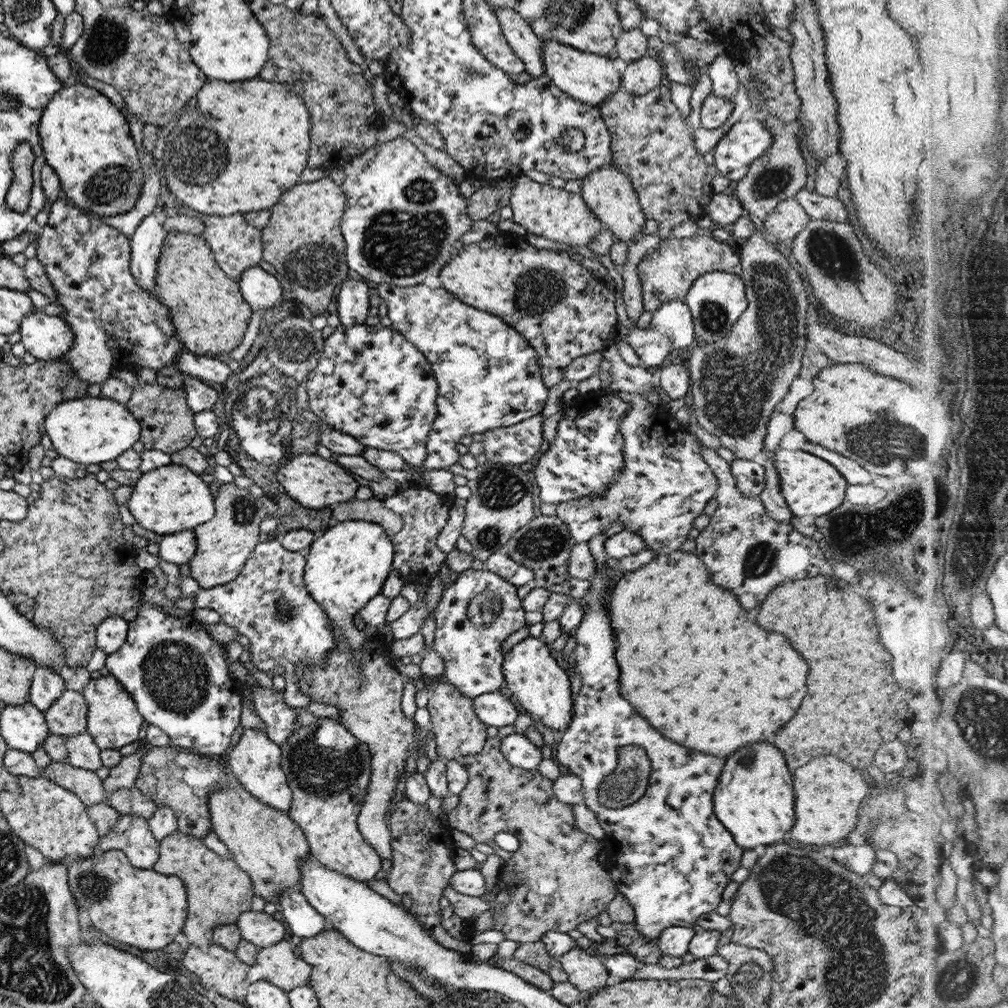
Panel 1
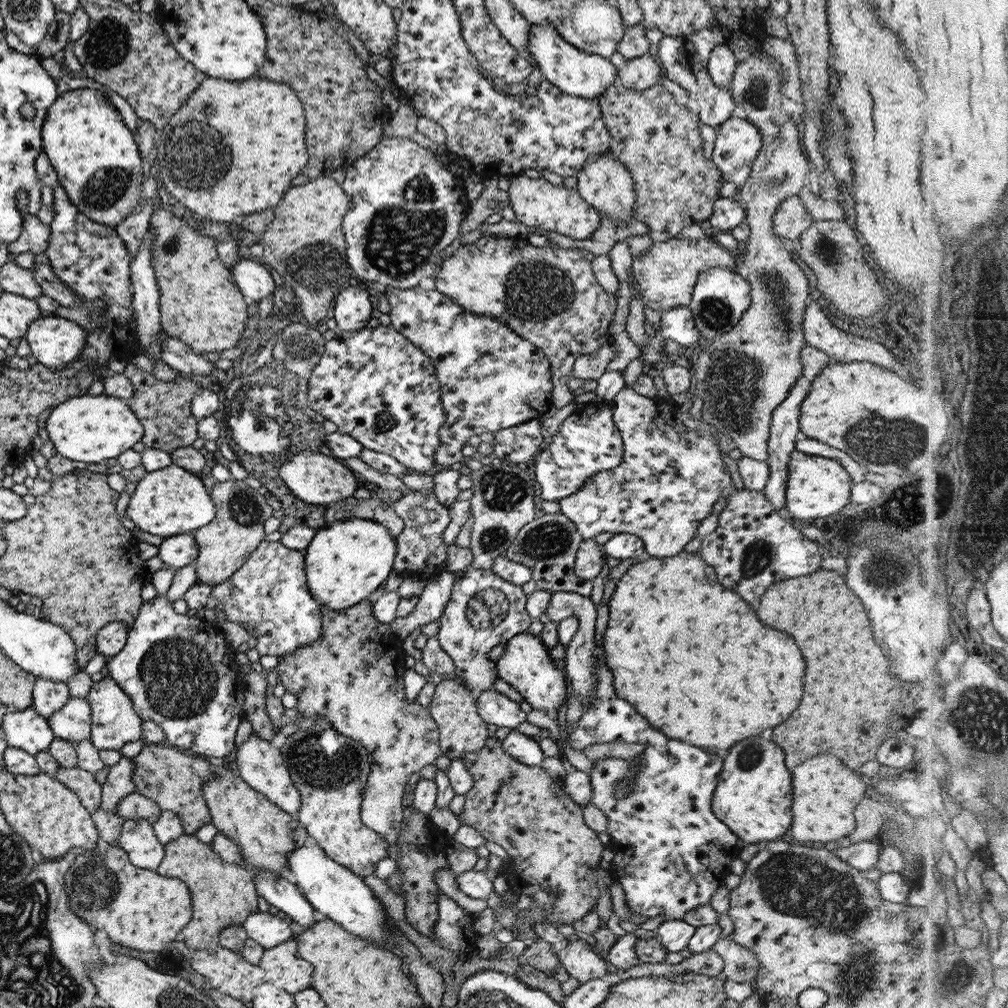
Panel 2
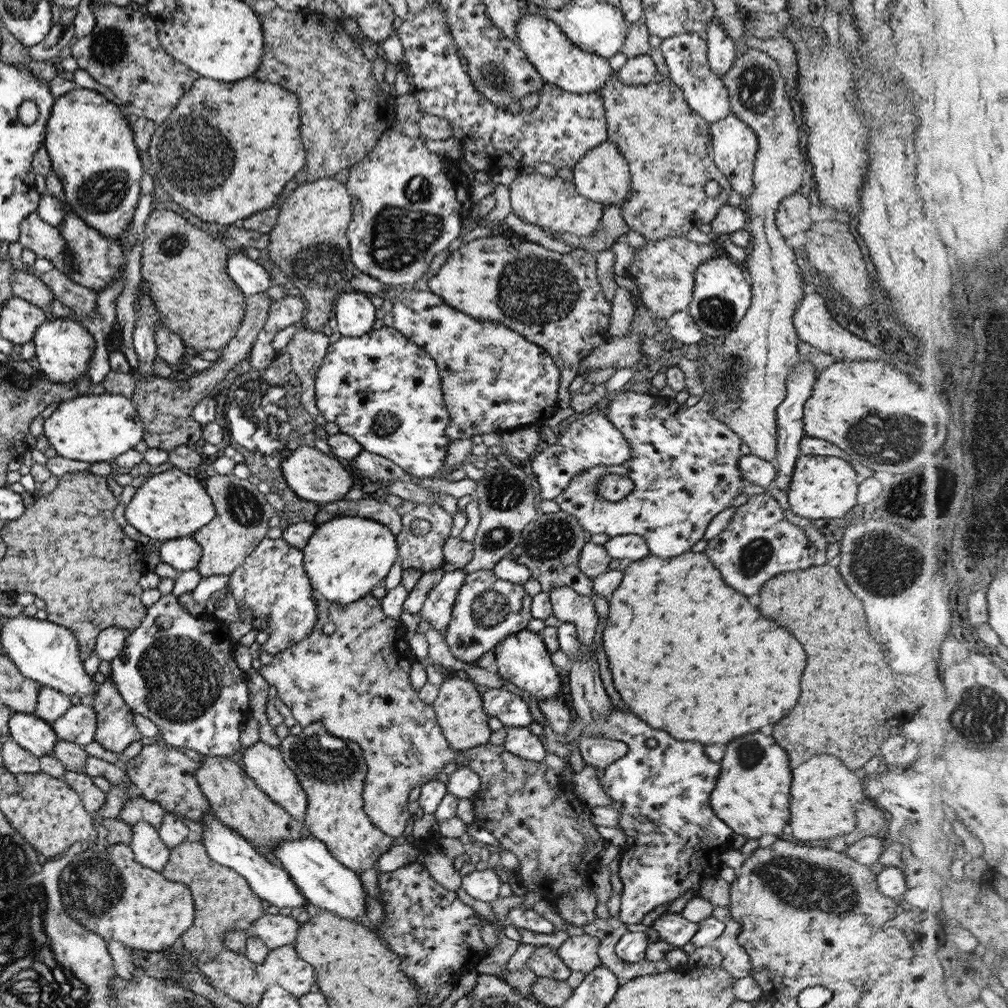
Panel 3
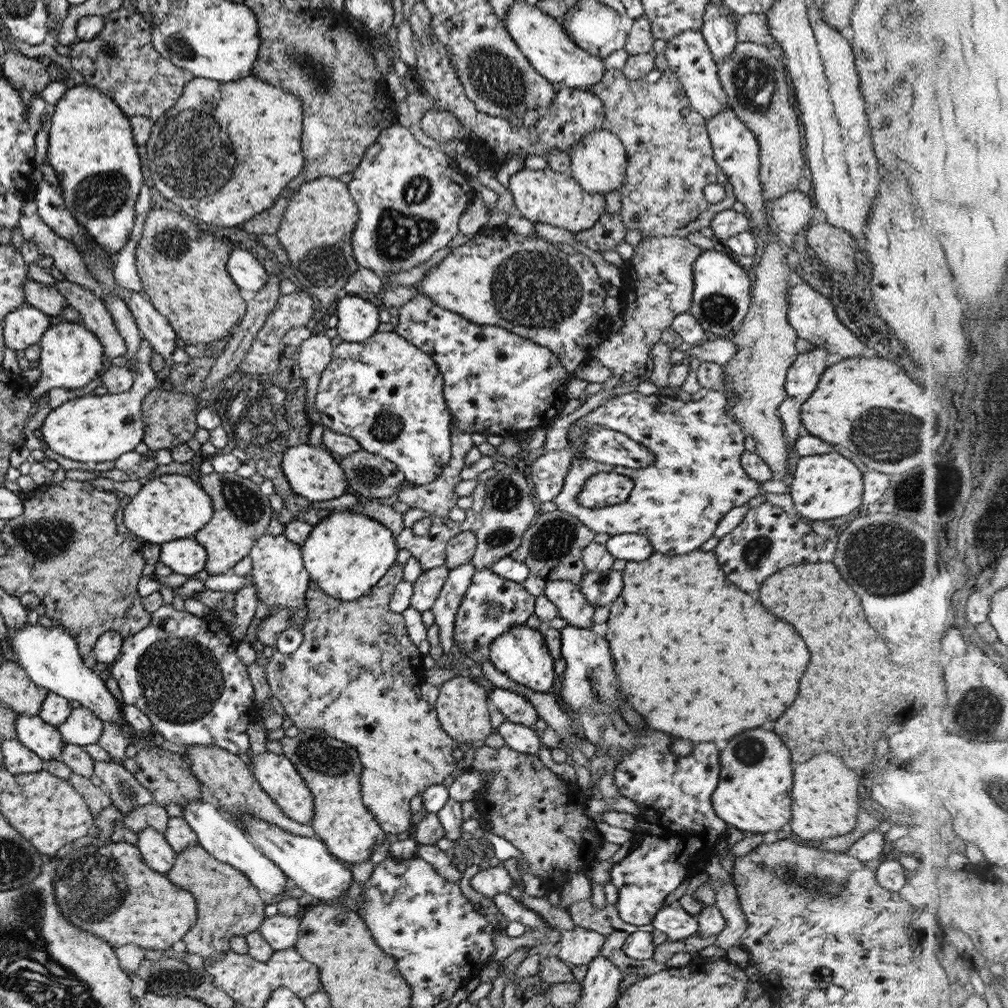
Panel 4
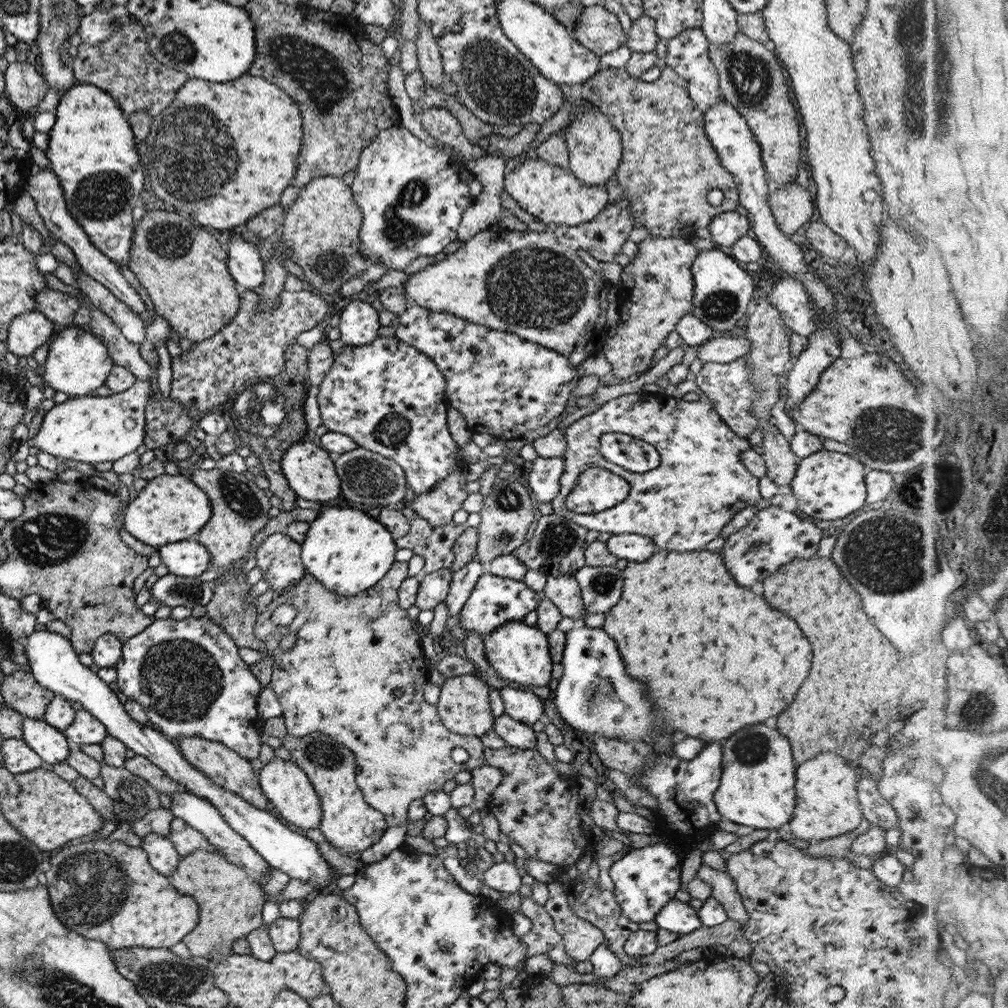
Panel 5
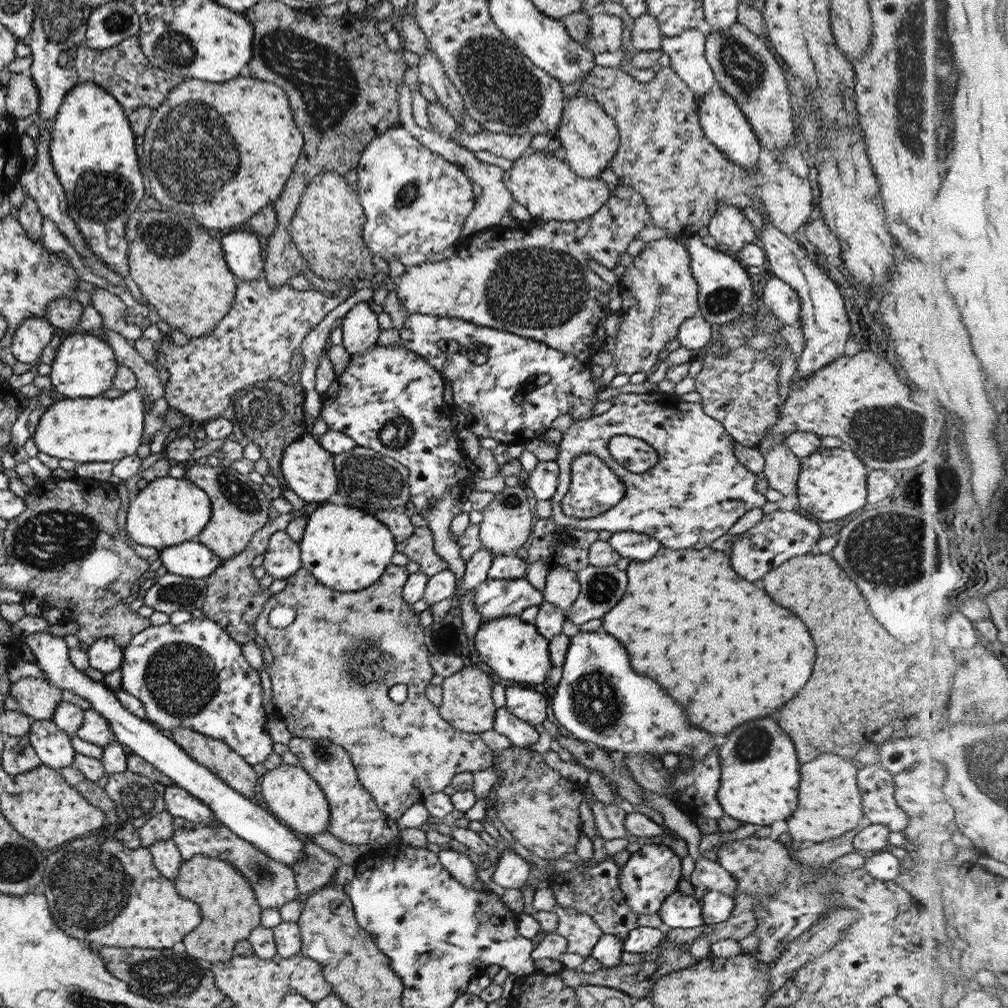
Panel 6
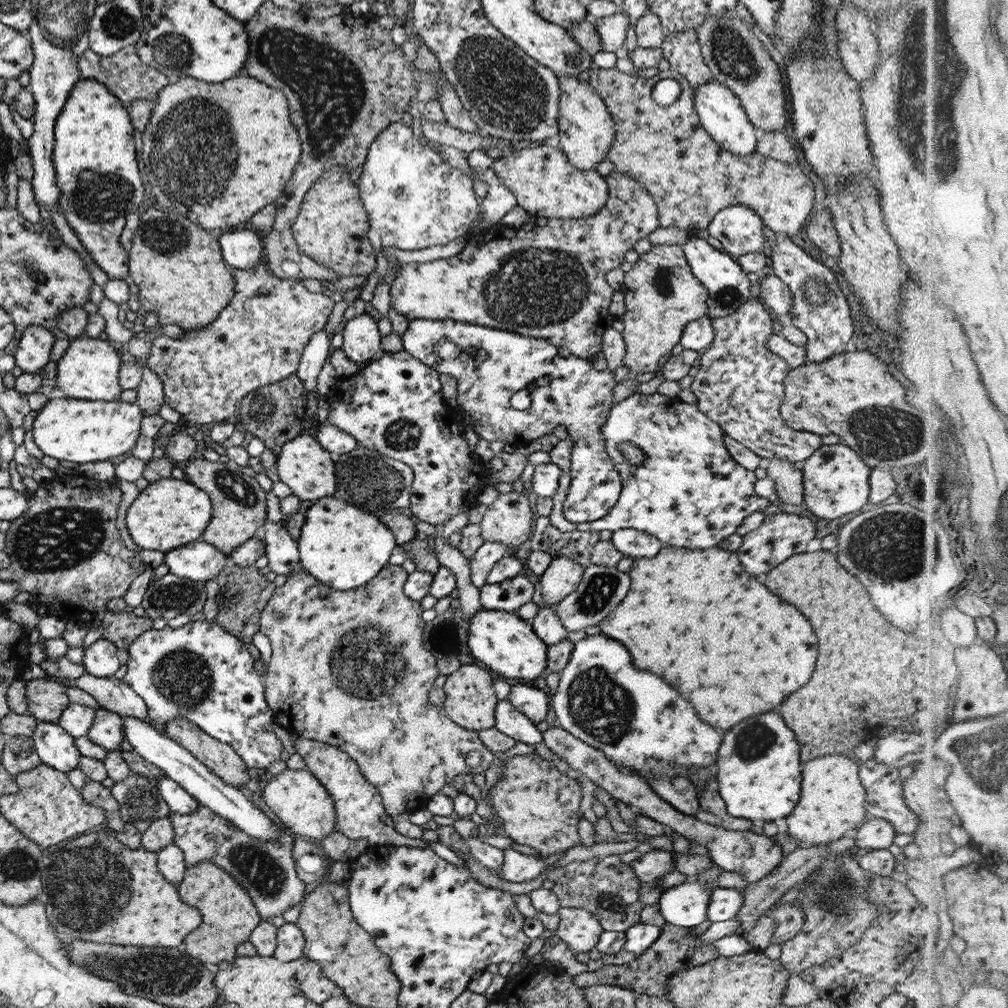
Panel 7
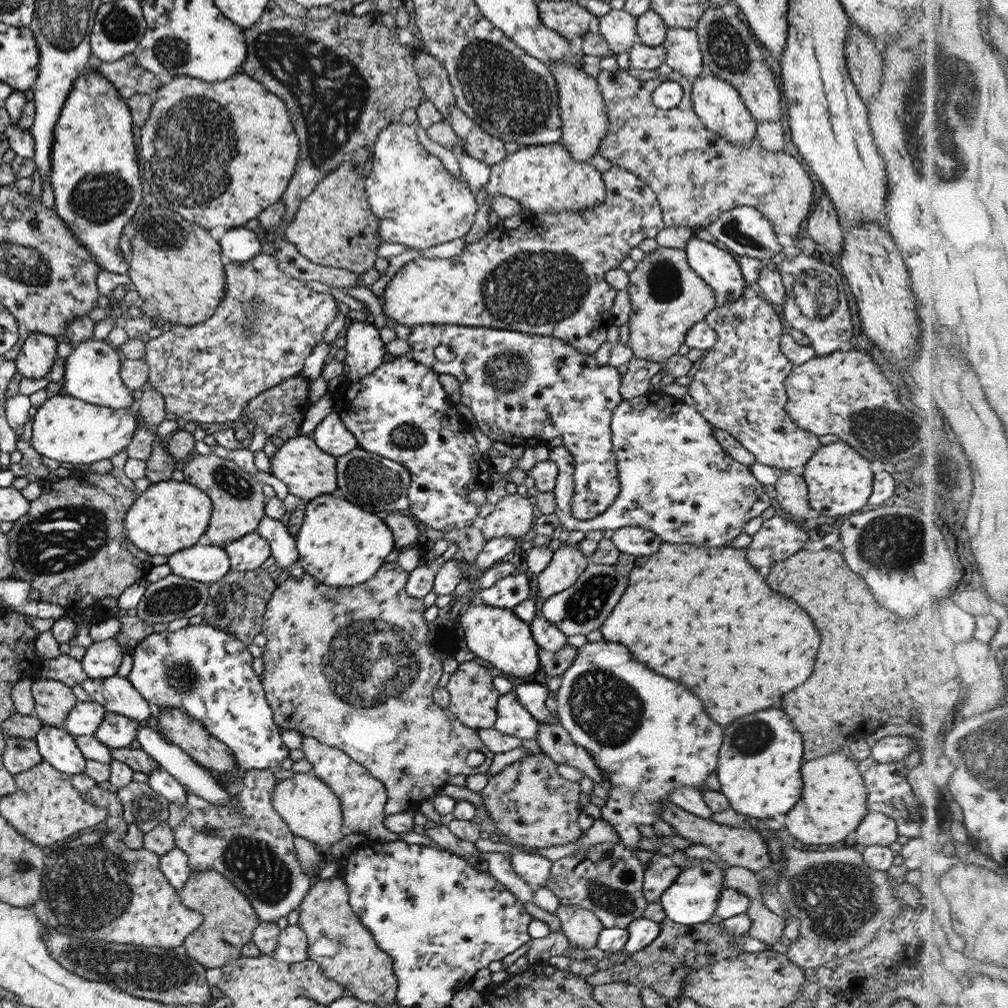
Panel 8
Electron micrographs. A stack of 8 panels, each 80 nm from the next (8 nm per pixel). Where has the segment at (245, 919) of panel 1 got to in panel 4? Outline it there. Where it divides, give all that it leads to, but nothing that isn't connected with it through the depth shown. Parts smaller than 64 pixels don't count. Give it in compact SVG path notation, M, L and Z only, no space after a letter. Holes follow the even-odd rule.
M296 916L264 918L257 931L272 951L283 951L294 947L298 935L299 920Z

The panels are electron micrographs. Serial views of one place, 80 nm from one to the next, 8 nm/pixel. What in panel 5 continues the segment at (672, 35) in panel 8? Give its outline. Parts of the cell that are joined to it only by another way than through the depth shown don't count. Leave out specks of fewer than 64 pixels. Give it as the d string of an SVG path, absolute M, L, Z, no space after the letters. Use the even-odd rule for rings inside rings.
M688 28L682 30L679 34L668 38L666 41L666 52L664 61L666 67L673 70L679 77L686 82L688 97L703 110L709 108L717 101L721 101L718 88L718 77L713 68L713 64L709 61L708 56L708 40L699 28Z

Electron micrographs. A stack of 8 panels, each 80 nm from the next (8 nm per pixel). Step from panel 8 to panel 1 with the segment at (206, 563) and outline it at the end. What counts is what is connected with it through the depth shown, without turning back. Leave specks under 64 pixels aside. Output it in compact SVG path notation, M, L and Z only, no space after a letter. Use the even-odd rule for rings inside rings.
M187 530L165 534L157 545L158 559L174 565L187 564L195 553L195 535Z

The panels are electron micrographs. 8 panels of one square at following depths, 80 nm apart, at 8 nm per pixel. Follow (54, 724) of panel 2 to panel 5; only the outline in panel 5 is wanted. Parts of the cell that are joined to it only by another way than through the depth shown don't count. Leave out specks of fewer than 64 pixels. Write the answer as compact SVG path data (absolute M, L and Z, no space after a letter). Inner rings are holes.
M77 710L73 722L62 731L67 742L75 744L101 744L108 735L106 728L86 710Z

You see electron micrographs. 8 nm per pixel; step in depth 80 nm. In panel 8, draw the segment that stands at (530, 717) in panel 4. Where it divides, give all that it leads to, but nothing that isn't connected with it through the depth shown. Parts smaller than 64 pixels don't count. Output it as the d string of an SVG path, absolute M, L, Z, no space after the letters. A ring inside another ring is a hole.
M526 682L519 683L513 692L517 697L517 700L521 703L521 706L525 707L525 710L529 711L529 714L533 715L533 718L539 722L549 721L549 710L545 707L545 700L552 694L548 692L548 689L541 682Z

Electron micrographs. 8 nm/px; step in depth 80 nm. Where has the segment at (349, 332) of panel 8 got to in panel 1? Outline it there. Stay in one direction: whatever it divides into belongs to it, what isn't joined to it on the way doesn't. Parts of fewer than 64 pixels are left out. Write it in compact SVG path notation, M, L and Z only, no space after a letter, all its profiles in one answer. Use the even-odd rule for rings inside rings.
M348 277L335 291L336 315L343 326L364 324L369 308L368 291L373 286L360 277Z

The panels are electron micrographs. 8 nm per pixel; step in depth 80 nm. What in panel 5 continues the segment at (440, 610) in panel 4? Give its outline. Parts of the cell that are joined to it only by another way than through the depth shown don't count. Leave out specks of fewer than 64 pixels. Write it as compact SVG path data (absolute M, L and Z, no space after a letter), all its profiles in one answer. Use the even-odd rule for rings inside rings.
M477 557L471 559L459 570L453 571L447 596L443 600L448 616L457 615L460 612L479 576L481 576L481 563Z

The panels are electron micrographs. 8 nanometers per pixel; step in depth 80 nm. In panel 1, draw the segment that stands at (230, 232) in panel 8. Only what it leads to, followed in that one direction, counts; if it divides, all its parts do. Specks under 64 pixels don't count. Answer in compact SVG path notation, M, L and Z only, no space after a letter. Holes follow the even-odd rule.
M258 265L245 267L237 278L237 286L243 300L252 312L277 307L281 301L279 281Z

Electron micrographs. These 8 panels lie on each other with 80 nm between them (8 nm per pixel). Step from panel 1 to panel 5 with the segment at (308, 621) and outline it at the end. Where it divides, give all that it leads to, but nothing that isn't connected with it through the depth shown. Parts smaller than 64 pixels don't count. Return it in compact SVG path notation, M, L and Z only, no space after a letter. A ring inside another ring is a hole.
M275 532L263 538L253 551L256 566L261 569L263 580L275 595L285 589L292 589L306 573L300 559L300 546L290 540L285 533Z

